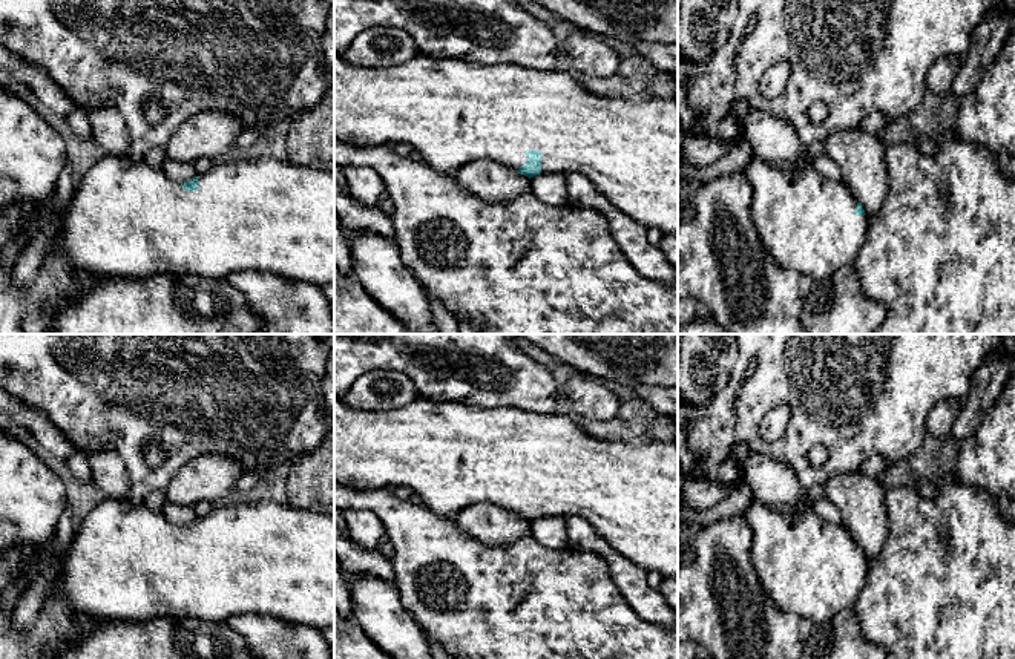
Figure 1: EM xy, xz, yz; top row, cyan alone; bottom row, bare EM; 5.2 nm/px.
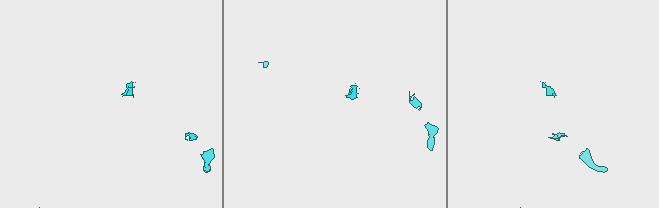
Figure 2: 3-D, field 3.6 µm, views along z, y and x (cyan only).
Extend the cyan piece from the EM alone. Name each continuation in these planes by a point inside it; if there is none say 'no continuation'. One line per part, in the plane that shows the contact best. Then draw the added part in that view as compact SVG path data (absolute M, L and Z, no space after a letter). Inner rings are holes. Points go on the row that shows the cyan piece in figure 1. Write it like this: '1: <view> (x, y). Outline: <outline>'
1: xz (453, 112). Outline: M334 52L334 136L356 146L409 144L428 166L448 175L475 161L494 161L518 170L527 159L526 150L540 150L541 173L581 173L636 222L678 236L678 98L604 98L557 69L472 64L420 54L394 67L357 67Z

